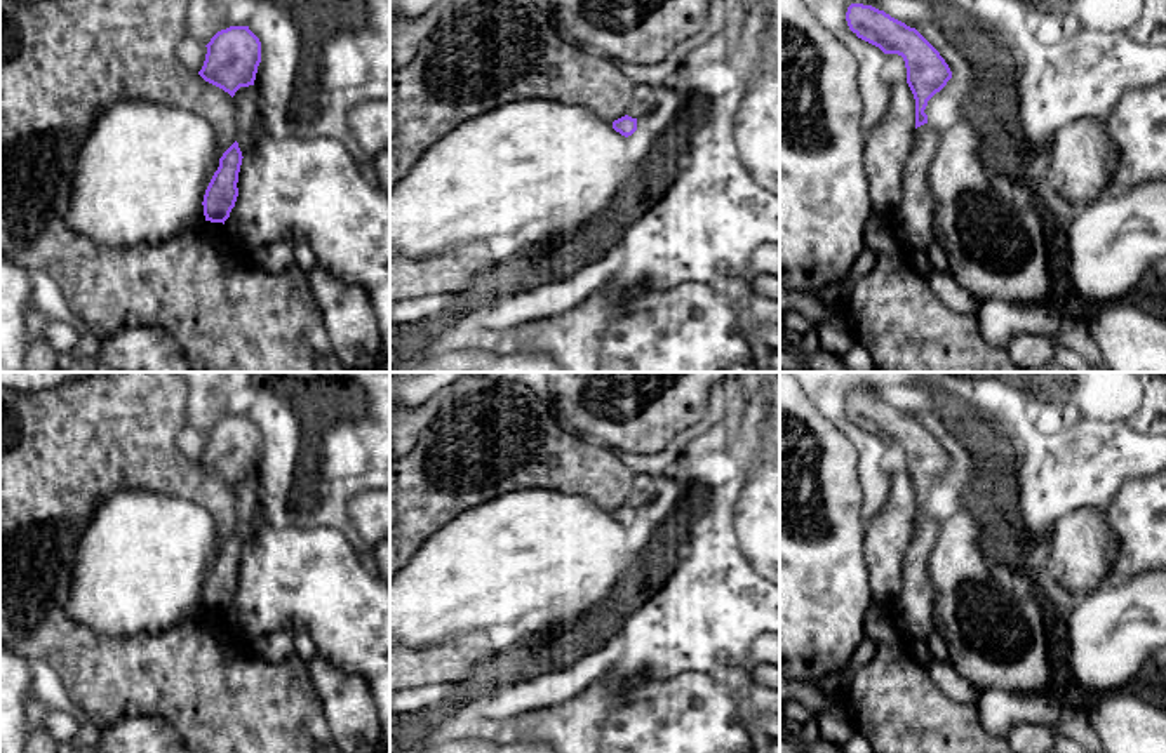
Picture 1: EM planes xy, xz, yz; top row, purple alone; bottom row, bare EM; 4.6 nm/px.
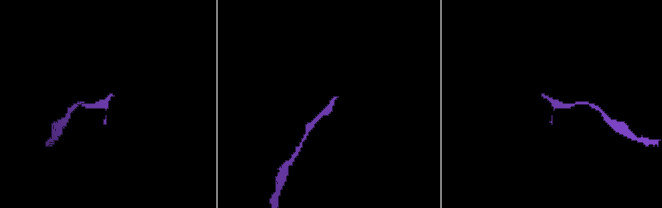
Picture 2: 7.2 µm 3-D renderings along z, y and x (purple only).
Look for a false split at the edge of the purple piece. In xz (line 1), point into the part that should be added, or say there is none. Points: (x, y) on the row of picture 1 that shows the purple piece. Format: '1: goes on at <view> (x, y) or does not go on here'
1: does not go on here

